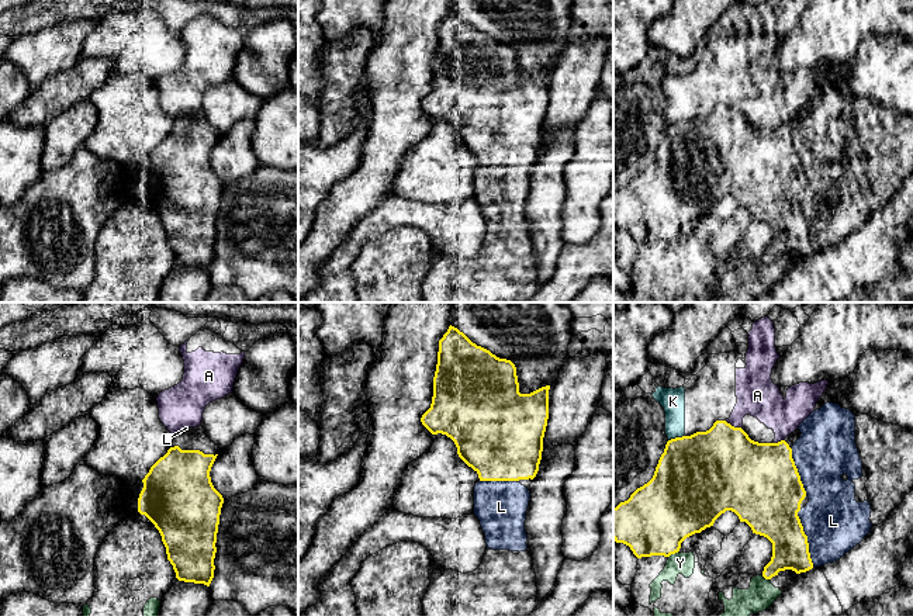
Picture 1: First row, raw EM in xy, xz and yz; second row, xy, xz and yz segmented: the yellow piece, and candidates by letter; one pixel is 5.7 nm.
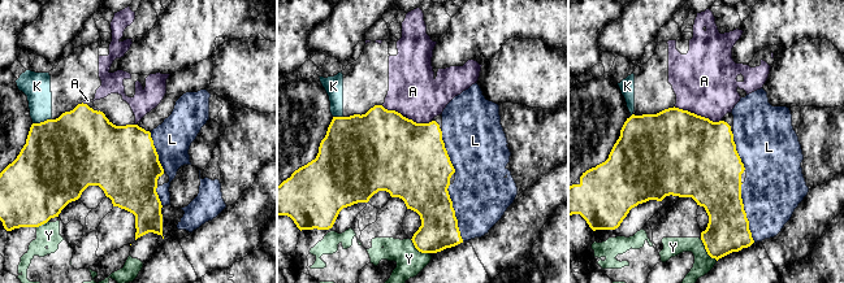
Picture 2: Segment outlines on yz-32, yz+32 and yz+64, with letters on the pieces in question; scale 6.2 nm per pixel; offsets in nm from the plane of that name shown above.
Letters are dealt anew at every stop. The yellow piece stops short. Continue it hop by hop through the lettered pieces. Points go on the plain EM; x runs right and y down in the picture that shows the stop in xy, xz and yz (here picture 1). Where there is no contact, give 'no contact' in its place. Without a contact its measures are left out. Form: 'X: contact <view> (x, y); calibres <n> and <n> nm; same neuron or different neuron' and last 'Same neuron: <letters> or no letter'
A: contact yz (733, 111); calibres 480 and 240 nm; different neuron
K: contact yz (675, 123); calibres 480 and 140 nm; different neuron
L: contact yz (806, 222); calibres 280 and 360 nm; same neuron
Y: contact yz (673, 238); calibres 400 and 130 nm; different neuron
Same neuron: L

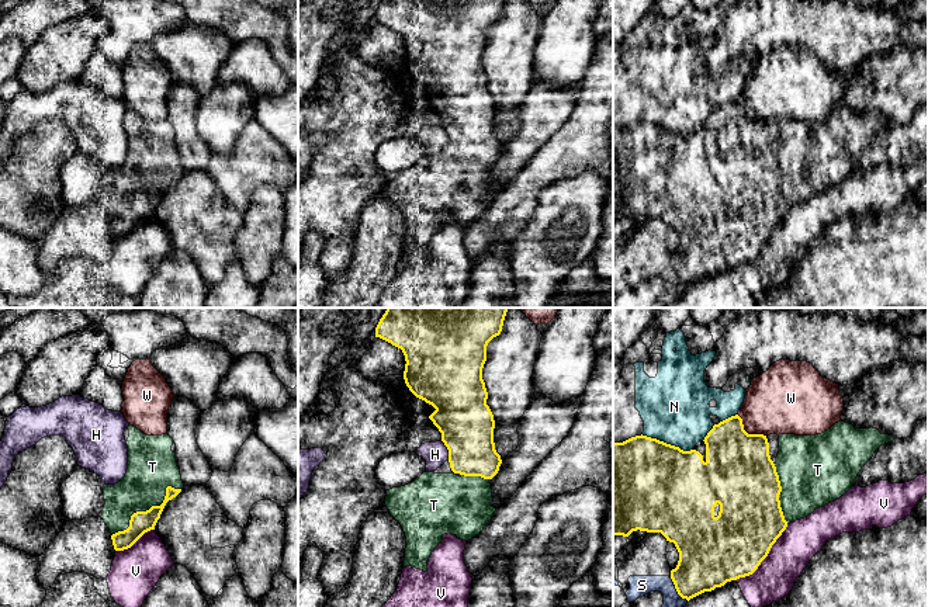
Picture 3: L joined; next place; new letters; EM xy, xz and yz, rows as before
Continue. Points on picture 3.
H: contact xz (447, 134); calibres 320 and 140 nm; different neuron
N: contact yz (665, 128); calibres 500 and 400 nm; different neuron
S: contact yz (677, 276); calibres 340 and 120 nm; different neuron
T: contact xy (149, 194); calibres 130 and 280 nm; same neuron
V: contact yz (767, 240); calibres 380 and 240 nm; different neuron
W: contact yz (745, 117); calibres 400 and 360 nm; different neuron
Same neuron: T

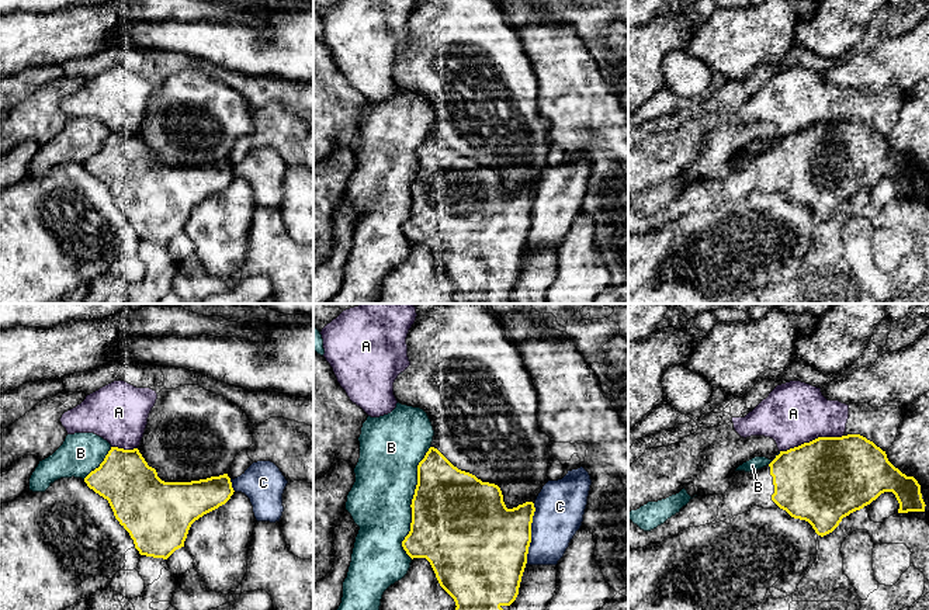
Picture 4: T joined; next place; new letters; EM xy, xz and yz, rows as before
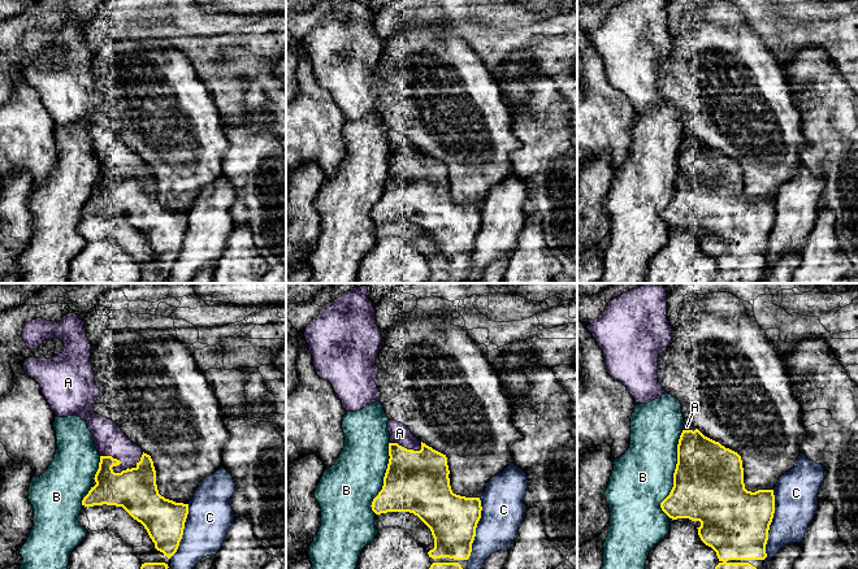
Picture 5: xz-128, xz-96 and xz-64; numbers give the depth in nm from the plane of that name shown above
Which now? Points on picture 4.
A: contact yz (813, 125); calibres 480 and 360 nm; different neuron
B: contact xz (412, 187); calibres 480 and 360 nm; different neuron
C: contact xz (530, 218); calibres 460 and 280 nm; different neuron
Same neuron: no letter

